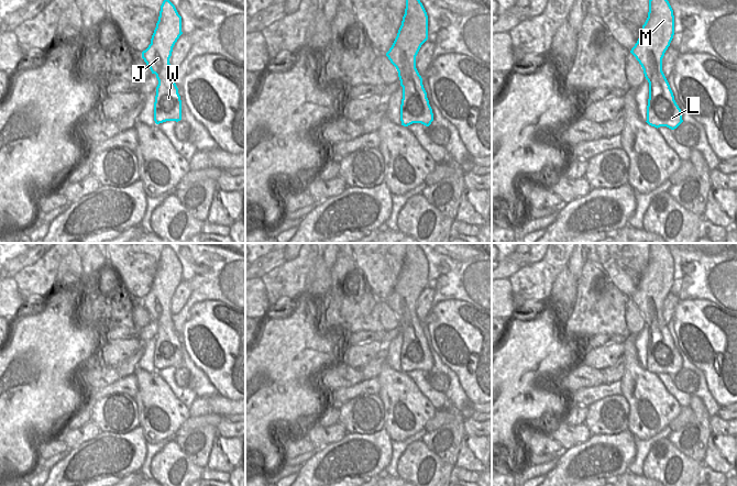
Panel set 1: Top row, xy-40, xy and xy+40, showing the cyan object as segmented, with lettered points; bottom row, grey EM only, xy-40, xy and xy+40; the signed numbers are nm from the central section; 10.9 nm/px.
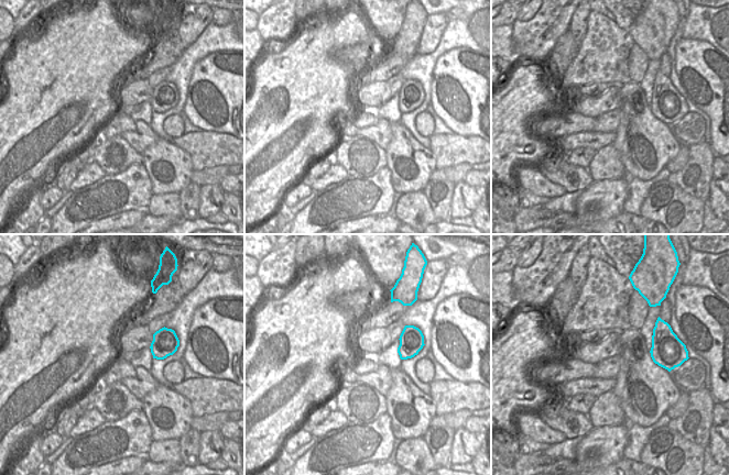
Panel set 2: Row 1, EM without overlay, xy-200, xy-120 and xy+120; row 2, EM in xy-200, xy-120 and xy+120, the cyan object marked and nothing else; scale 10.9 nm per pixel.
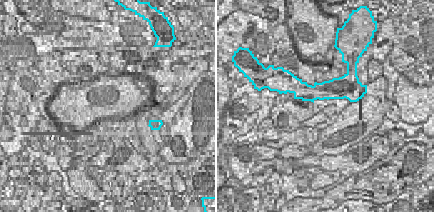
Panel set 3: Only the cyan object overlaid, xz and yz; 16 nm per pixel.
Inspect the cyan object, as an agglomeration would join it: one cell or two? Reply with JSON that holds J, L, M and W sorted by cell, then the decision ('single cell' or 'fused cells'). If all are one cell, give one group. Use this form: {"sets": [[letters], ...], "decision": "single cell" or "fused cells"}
{"sets": [["J", "L", "M", "W"]], "decision": "single cell"}

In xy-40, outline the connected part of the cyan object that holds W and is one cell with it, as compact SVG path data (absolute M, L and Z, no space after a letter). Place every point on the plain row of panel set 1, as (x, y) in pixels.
M164 245L151 290L142 298L142 305L158 327L154 349L156 371L182 366L182 346L169 310L173 294L182 280L182 263L175 252Z

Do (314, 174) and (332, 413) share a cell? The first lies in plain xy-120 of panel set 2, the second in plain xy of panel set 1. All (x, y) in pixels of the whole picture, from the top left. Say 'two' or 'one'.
one

